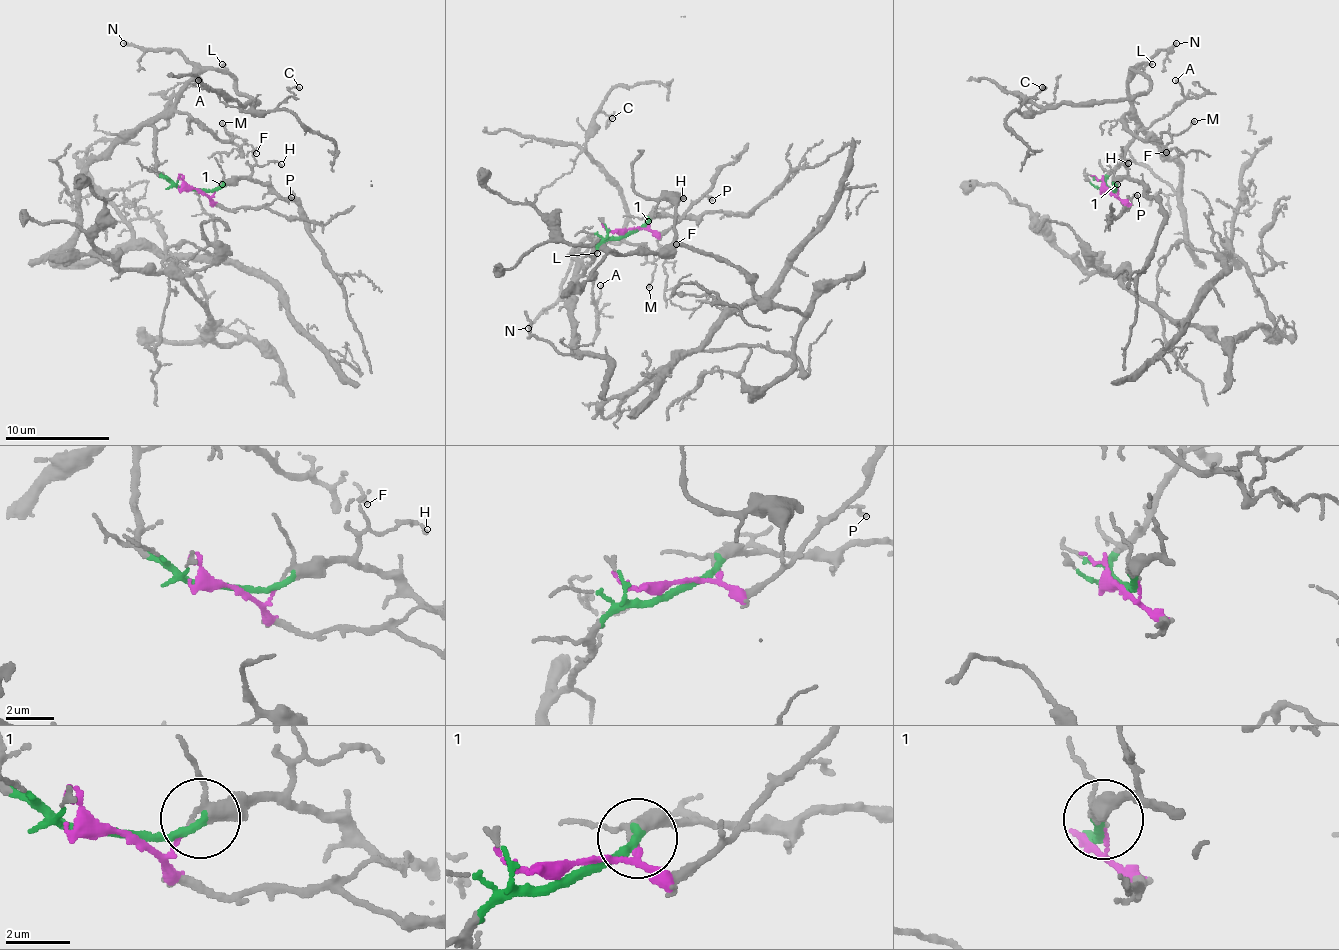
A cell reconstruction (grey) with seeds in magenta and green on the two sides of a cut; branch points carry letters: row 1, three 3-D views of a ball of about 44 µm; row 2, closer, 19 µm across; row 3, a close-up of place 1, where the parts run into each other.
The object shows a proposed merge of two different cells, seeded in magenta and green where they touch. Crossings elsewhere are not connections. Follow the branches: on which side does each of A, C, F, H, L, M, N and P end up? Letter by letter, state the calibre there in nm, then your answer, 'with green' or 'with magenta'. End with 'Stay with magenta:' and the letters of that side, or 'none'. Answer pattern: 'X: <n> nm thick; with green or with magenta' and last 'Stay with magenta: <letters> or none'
A: 130 nm thick; with green
C: 110 nm thick; with green
F: 140 nm thick; with green
H: 160 nm thick; with green
L: 140 nm thick; with green
M: 130 nm thick; with green
N: 180 nm thick; with green
P: 150 nm thick; with magenta
Stay with magenta: P

